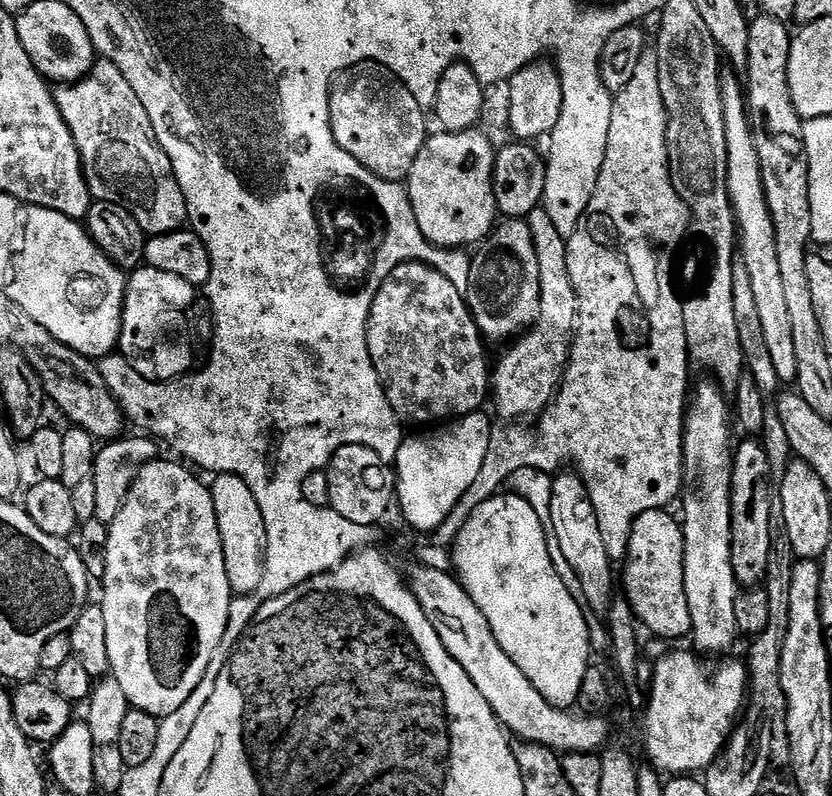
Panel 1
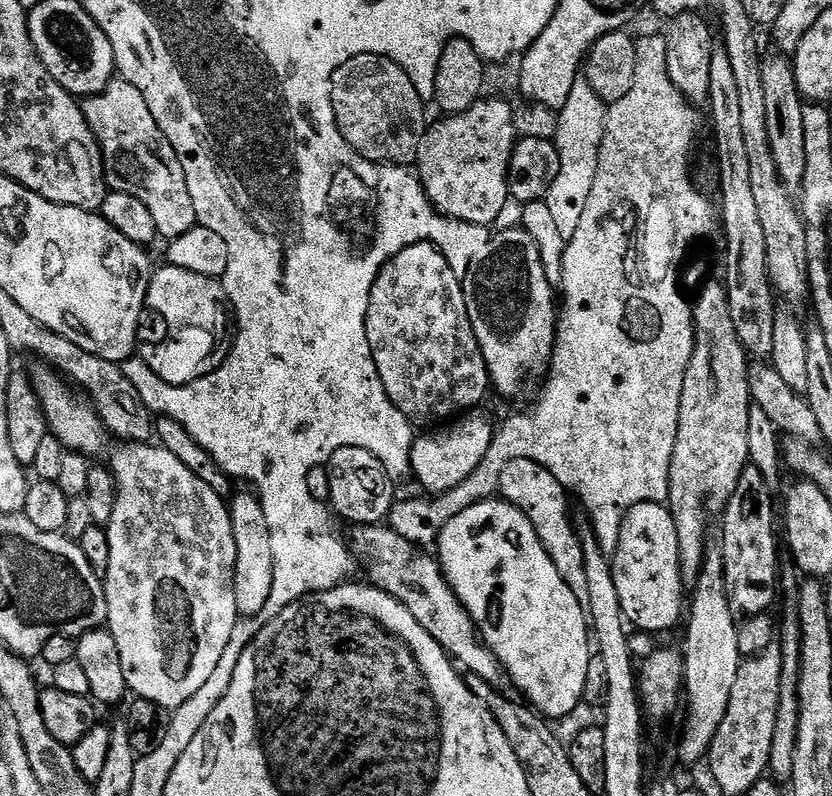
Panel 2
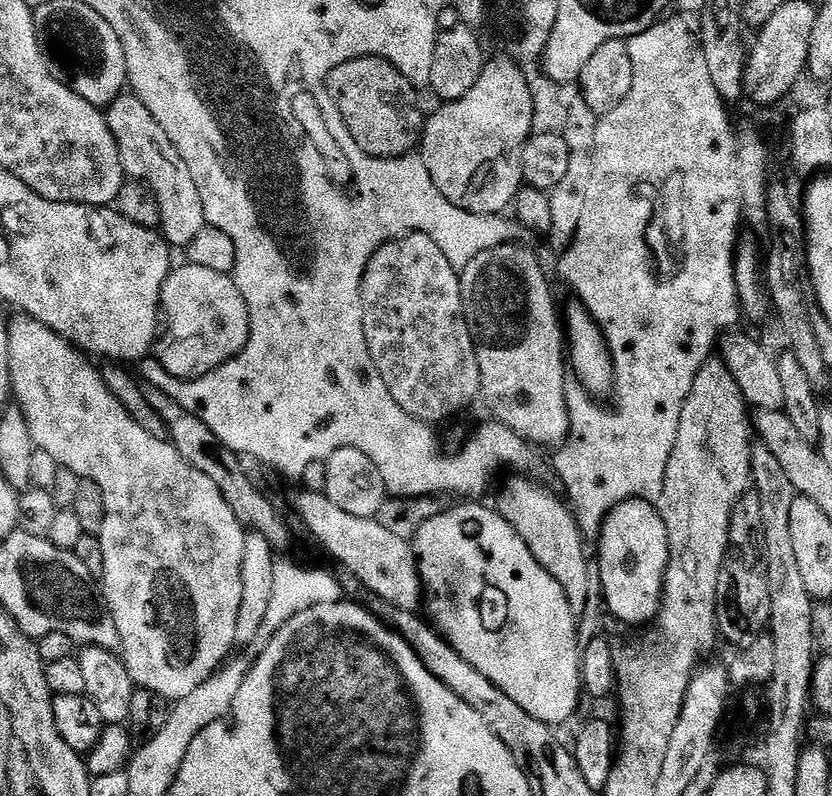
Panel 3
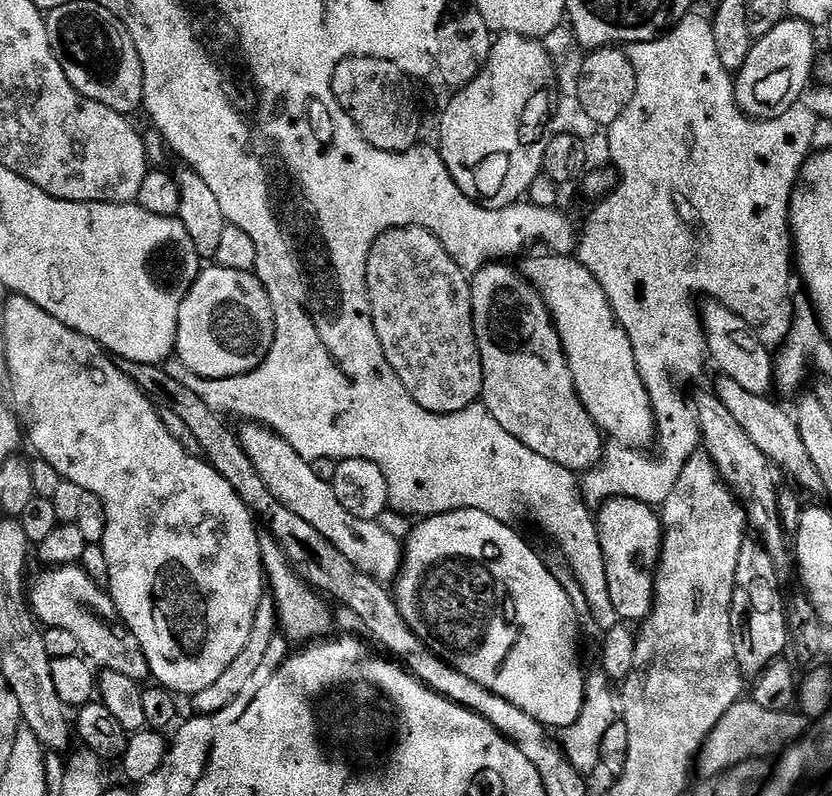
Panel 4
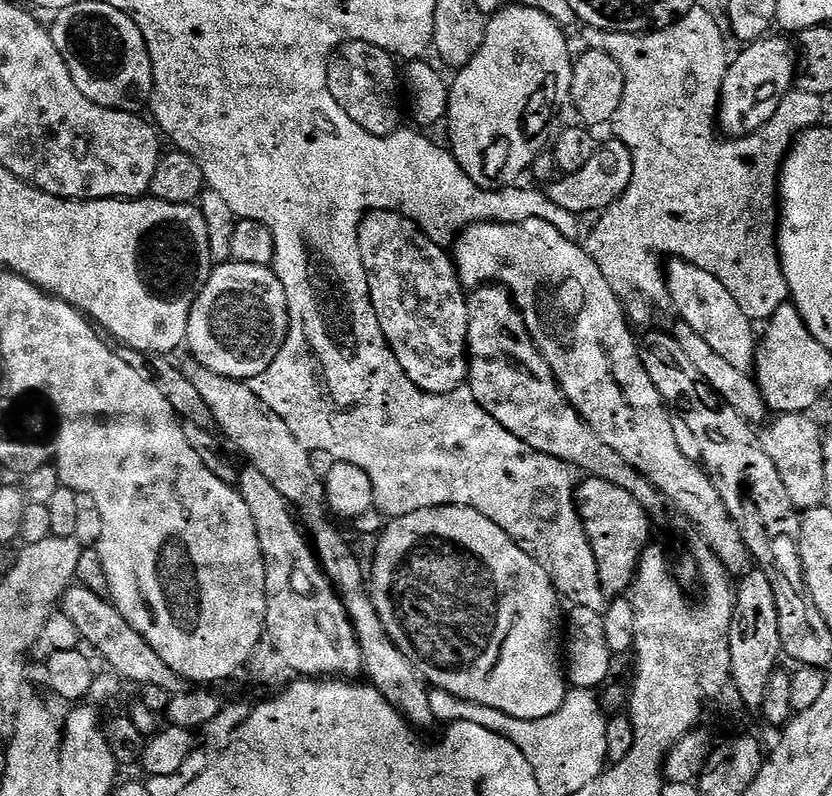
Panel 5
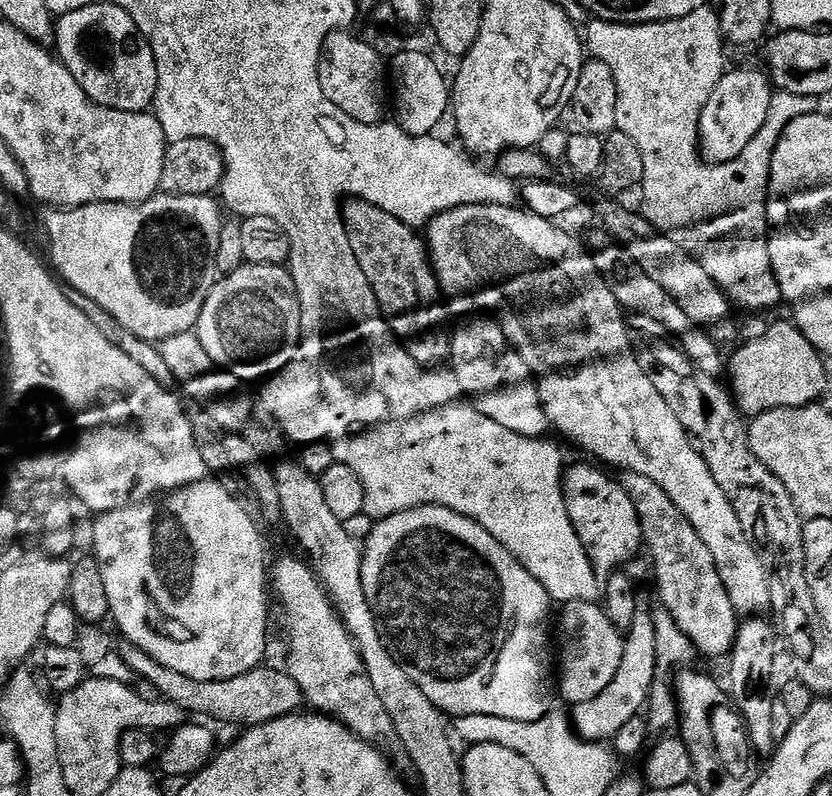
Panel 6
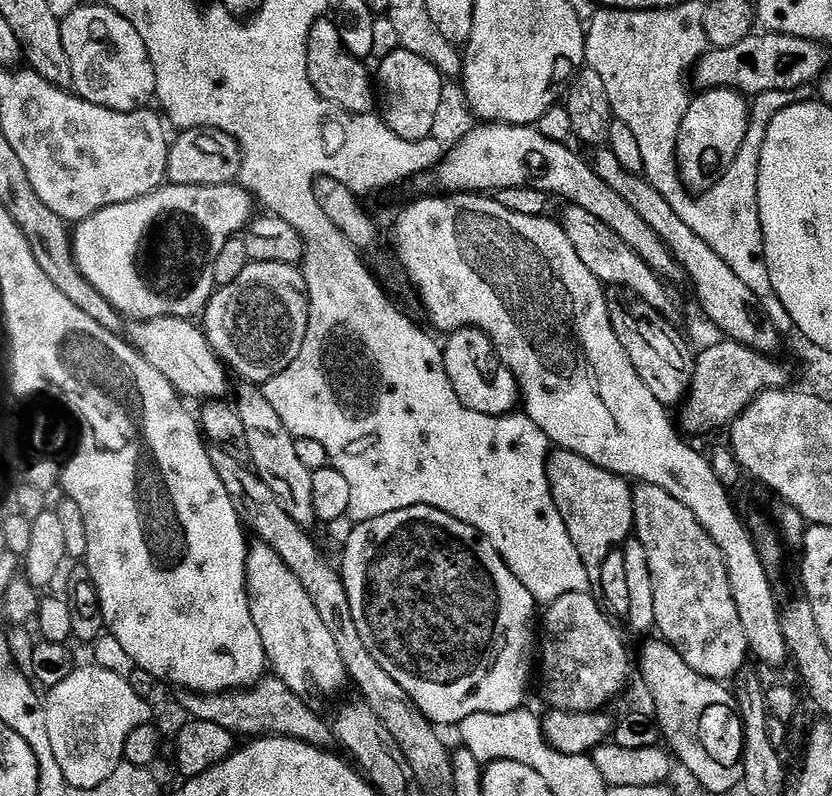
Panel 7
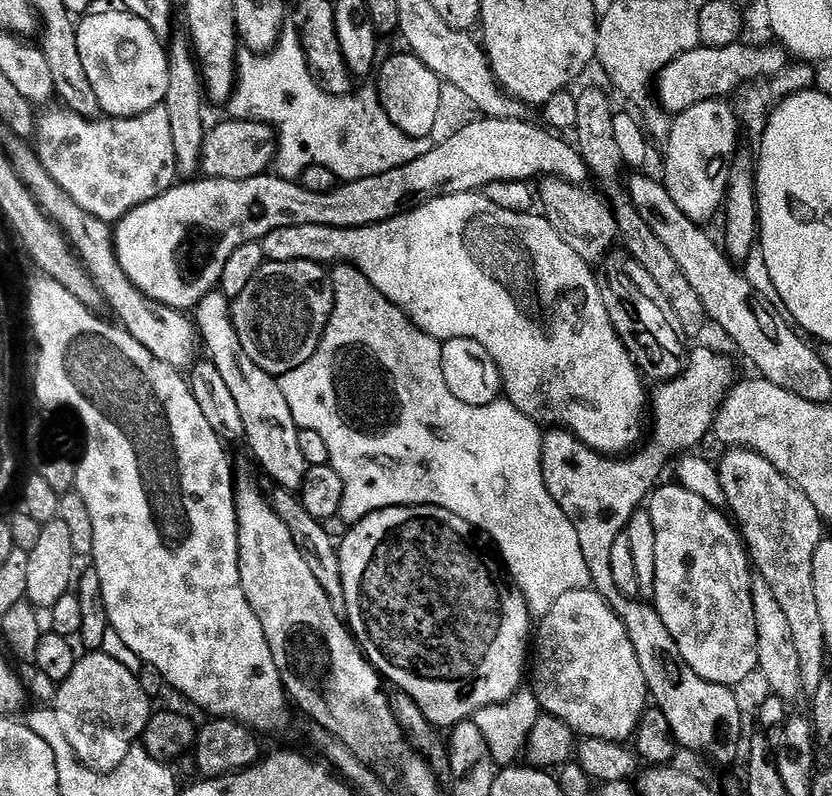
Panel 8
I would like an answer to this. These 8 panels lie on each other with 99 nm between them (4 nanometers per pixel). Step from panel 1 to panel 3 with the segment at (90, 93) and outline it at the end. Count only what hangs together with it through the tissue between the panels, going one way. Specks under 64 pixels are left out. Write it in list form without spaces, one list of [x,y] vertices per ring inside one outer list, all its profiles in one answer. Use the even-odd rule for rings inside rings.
[[[121,94],[106,109],[108,125],[116,139],[116,145],[122,158],[124,175],[129,181],[139,181],[156,196],[161,212],[159,227],[169,245],[176,250],[187,249],[200,231],[206,227],[202,194],[198,194],[198,186],[174,142],[158,126],[158,118],[146,110],[146,106],[134,94]]]

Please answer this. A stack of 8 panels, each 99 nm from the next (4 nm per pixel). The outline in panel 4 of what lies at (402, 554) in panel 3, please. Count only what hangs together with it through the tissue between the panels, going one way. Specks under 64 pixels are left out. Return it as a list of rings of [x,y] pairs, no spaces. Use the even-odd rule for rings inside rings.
[[[244,422],[239,425],[238,437],[242,450],[246,450],[246,458],[254,462],[254,470],[258,470],[258,478],[266,482],[270,494],[286,510],[294,510],[298,518],[310,522],[330,546],[334,546],[349,562],[354,562],[362,574],[370,574],[375,580],[381,582],[395,581],[402,563],[402,544],[395,540],[375,520],[366,518],[354,518],[338,498],[334,498],[334,490],[331,483],[318,474],[314,474],[311,463],[303,460],[284,439],[264,427],[262,424]]]

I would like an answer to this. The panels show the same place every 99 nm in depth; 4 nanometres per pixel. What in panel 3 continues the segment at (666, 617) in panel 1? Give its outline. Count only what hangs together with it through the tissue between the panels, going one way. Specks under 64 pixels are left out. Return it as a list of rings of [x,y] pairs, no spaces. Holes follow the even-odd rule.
[[[648,498],[623,500],[604,519],[598,547],[598,588],[604,591],[604,604],[612,611],[613,618],[624,624],[651,624],[660,613],[660,603],[664,597],[664,575],[670,558],[666,522],[662,522],[659,507]]]

